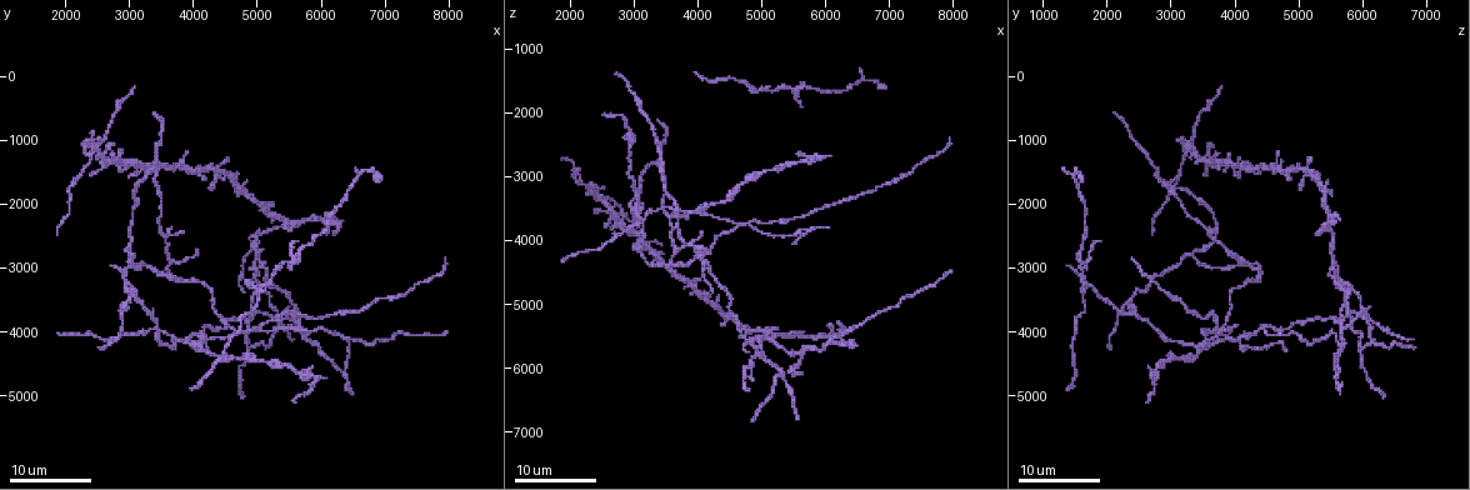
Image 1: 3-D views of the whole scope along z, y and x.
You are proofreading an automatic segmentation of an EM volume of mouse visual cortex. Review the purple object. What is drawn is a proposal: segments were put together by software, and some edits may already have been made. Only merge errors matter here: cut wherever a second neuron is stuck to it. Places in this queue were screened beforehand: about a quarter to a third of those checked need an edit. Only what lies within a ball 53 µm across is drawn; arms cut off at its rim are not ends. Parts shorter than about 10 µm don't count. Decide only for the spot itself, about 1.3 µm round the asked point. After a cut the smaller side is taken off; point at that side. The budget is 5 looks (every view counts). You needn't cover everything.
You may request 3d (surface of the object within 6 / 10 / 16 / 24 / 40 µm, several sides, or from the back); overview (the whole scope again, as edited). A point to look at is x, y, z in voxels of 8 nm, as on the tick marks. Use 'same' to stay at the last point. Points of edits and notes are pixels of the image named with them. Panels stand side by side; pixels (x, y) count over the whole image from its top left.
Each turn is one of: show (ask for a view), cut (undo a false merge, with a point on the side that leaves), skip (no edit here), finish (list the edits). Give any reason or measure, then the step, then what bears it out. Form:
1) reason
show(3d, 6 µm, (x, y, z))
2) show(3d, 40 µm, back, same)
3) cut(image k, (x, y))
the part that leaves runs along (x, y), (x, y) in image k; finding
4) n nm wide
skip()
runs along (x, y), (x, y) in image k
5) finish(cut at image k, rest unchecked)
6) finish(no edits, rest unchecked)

branch point
show(3d, 24 µm, (3050, 2750, 3350))

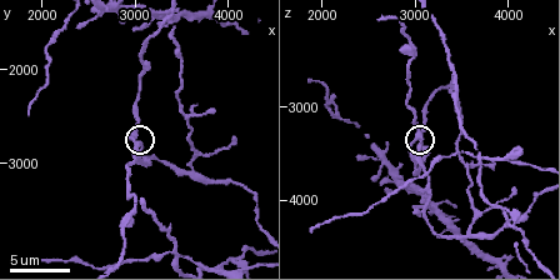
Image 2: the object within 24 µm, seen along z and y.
show(3d, 10 µm, (3000, 2750, 3300))

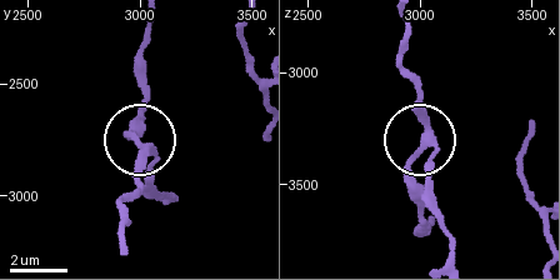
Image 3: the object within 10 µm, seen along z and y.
side arm 20 µm
skip()
runs along (453, 258), (430, 186), (419, 88) in image 3; continuous, no second neuron

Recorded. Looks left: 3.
three-way junction
show(3d, 6 µm, (3600, 3000, 4350))

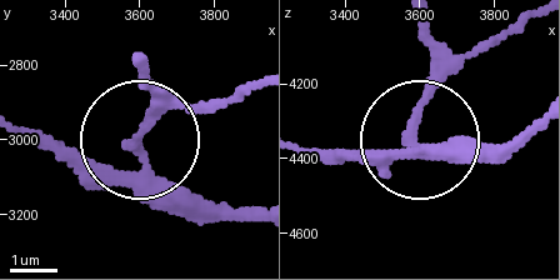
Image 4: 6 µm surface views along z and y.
3 arms
cut(image 4, (146, 130))
the part that leaves runs along (149, 170), (138, 150), (149, 115), (141, 71) in image 4; two neurons meet here

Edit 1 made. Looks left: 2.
finish(cut at image 4, rest unchecked)

